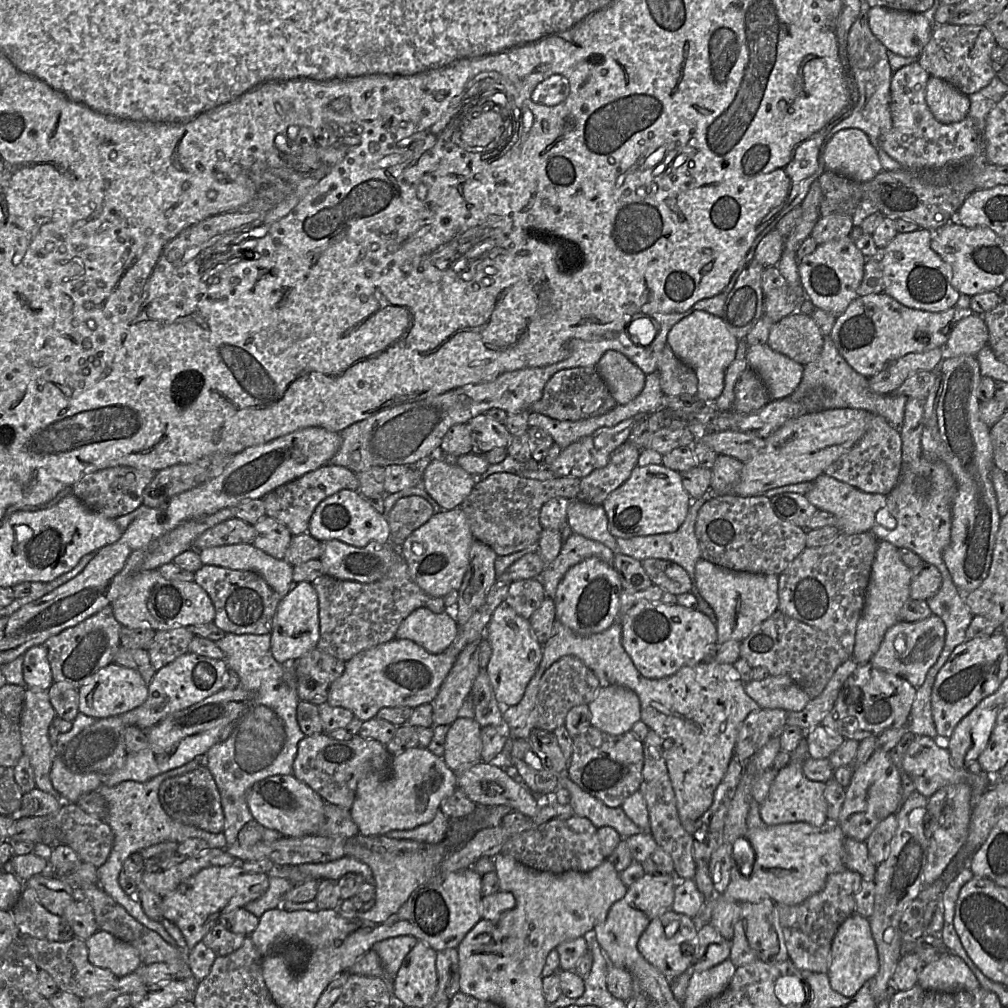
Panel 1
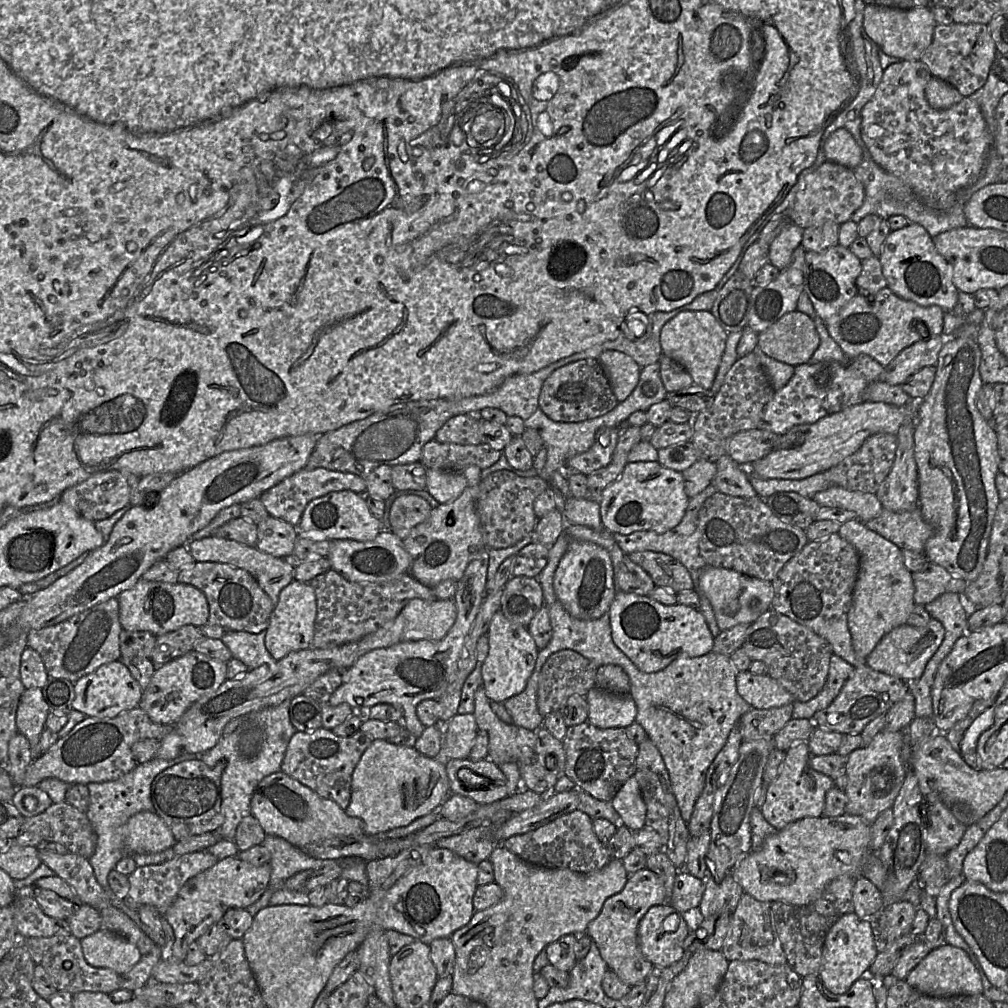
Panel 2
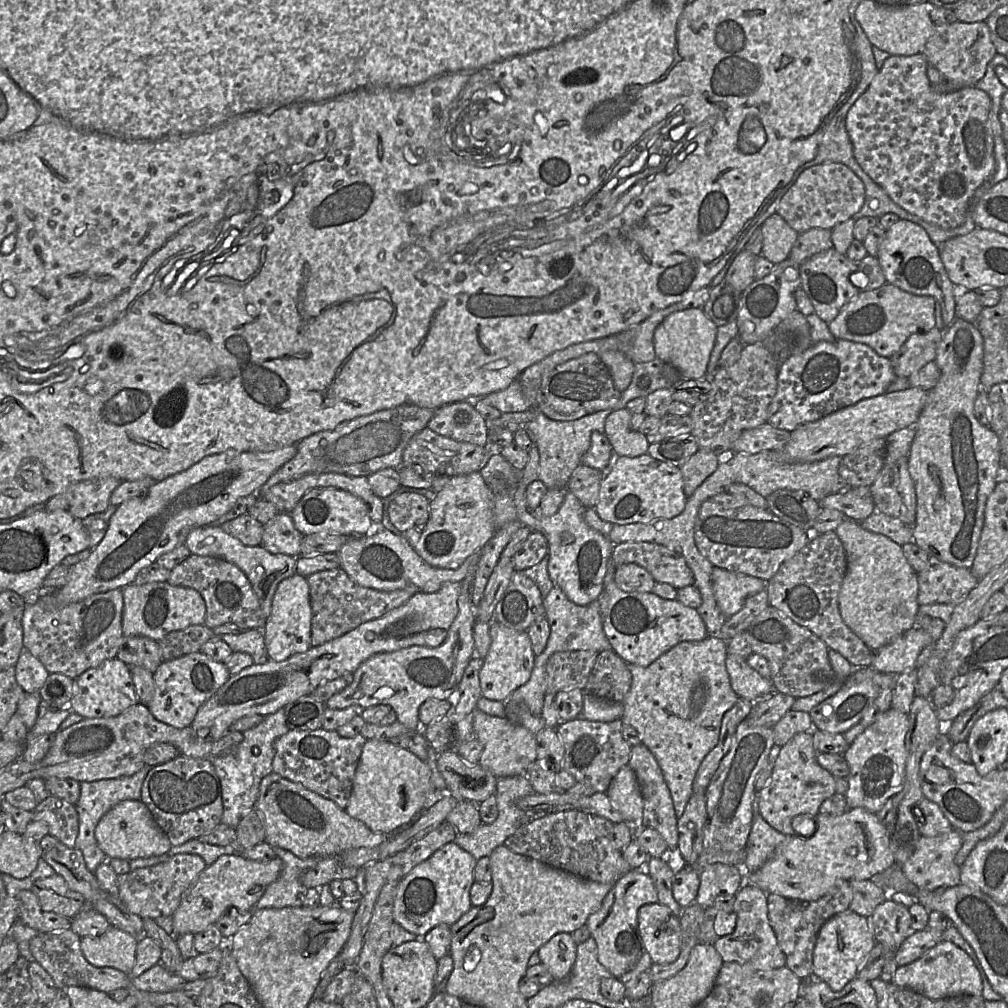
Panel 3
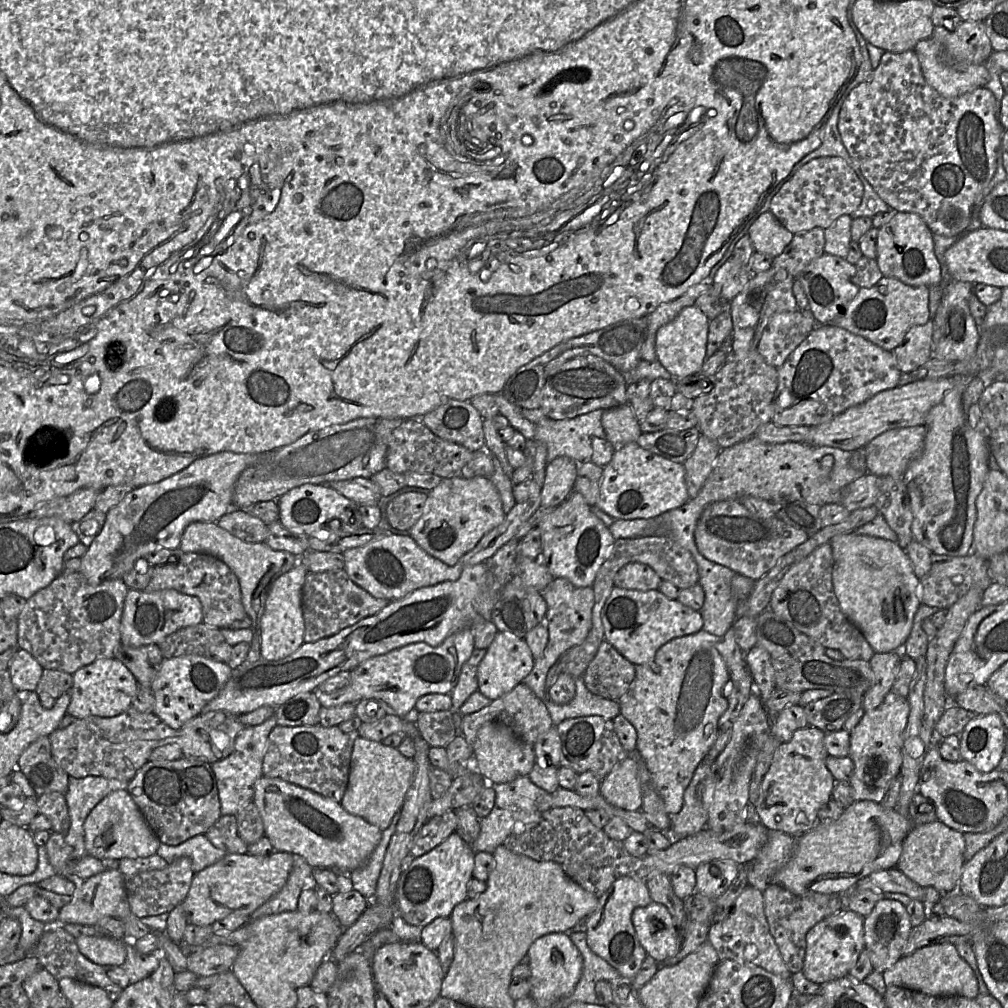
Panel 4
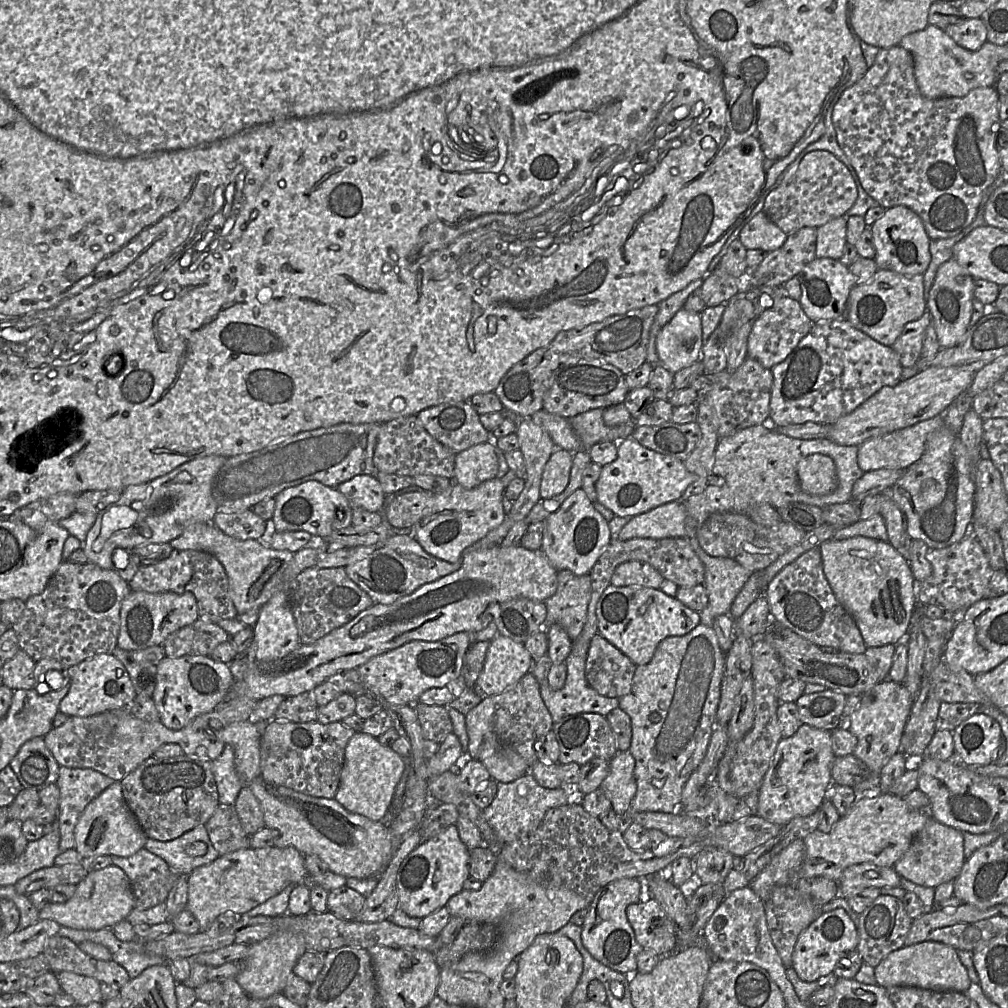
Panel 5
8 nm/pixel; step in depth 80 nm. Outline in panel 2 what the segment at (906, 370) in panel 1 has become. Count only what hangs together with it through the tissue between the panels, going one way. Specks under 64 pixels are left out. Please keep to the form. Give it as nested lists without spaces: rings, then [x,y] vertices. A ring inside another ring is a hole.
[[[935,335],[921,339],[904,348],[885,367],[882,381],[891,385],[901,385],[910,375],[925,366],[936,366],[939,352],[946,337]]]

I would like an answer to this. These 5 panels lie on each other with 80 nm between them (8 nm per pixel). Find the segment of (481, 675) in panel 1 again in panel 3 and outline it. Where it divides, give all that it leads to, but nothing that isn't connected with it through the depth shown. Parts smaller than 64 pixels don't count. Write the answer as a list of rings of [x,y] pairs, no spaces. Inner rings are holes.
[[[481,710],[473,711],[473,729],[482,746],[479,764],[497,778],[526,774],[537,760],[536,734],[506,717],[497,717]]]

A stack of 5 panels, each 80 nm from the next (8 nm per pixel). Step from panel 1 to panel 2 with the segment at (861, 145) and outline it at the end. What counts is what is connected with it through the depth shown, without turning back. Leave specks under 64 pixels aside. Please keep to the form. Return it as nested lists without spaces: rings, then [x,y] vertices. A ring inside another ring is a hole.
[[[845,128],[834,131],[823,142],[822,150],[827,161],[841,164],[850,169],[858,167],[863,160],[863,149]]]

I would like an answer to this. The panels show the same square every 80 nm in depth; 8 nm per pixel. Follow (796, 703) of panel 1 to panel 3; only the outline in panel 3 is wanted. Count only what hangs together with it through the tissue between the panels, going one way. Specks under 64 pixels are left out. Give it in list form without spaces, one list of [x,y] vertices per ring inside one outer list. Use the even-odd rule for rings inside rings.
[[[727,653],[726,669],[734,692],[752,703],[757,703],[777,691],[771,679],[762,677],[748,665],[746,659],[738,655]]]

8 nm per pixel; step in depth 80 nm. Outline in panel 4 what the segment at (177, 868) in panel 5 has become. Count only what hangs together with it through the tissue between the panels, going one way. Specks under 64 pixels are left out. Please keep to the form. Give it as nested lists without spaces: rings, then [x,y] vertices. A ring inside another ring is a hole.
[[[199,834],[177,846],[161,843],[156,854],[168,863],[181,857],[188,857],[193,872],[197,873],[222,859],[226,852],[215,847],[205,834]]]

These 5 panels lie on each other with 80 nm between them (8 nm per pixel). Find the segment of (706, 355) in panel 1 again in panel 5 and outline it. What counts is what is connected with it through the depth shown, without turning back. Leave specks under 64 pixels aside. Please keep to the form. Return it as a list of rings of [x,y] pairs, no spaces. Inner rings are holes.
[[[679,310],[657,335],[659,363],[674,374],[700,361],[702,334],[700,313]]]

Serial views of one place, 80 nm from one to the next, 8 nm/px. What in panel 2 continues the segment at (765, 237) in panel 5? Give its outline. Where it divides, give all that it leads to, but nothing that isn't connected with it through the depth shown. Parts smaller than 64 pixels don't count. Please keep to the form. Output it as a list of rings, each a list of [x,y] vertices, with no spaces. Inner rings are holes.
[[[789,220],[778,236],[769,244],[769,262],[779,270],[785,269],[791,262],[794,250],[801,243],[803,230]]]

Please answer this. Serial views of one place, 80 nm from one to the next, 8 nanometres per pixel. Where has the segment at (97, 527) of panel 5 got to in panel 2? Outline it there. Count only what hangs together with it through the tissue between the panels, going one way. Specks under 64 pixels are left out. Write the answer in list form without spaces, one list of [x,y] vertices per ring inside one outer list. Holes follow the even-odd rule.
[[[315,434],[283,437],[263,445],[223,452],[178,474],[159,493],[158,502],[153,507],[130,506],[115,523],[108,540],[101,547],[90,552],[82,564],[60,577],[48,588],[40,590],[30,597],[25,597],[27,604],[16,621],[17,630],[28,632],[32,629],[58,624],[132,588],[151,566],[160,560],[165,560],[166,555],[175,548],[186,545],[192,535],[206,527],[222,509],[259,498],[265,491],[283,479],[305,469],[317,440],[318,436]]]

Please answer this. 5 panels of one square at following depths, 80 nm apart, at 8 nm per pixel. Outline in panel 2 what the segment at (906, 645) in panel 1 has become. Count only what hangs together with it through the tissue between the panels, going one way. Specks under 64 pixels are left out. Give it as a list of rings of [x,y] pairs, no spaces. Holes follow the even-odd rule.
[[[934,618],[924,627],[914,627],[908,623],[898,626],[881,639],[866,658],[866,664],[877,672],[902,679],[907,683],[915,682],[922,676],[926,664],[941,645],[944,635],[943,625]]]

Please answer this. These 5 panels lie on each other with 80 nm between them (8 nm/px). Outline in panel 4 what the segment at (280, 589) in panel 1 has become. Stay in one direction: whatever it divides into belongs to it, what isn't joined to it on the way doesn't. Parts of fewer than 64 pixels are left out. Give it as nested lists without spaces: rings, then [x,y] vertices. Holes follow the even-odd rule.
[[[193,522],[189,524],[183,532],[179,549],[184,553],[210,554],[231,568],[239,580],[245,611],[256,630],[260,628],[260,619],[264,612],[266,599],[275,581],[291,570],[299,559],[290,552],[273,550],[265,542],[245,542],[222,529],[216,522]]]

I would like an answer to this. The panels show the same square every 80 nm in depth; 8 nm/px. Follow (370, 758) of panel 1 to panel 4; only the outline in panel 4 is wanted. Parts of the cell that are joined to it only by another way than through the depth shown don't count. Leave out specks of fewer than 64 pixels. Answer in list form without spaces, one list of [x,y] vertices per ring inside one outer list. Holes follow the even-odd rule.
[[[277,724],[268,736],[263,776],[280,778],[341,803],[348,785],[353,745],[358,737],[358,731],[345,733],[339,726],[288,727]]]

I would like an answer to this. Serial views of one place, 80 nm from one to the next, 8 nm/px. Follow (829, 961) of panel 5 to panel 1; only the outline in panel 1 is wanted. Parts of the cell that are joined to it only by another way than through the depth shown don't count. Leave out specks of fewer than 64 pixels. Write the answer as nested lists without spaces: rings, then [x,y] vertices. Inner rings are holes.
[[[854,913],[839,927],[832,942],[831,963],[827,972],[832,989],[852,997],[879,971],[879,956],[869,919]]]

